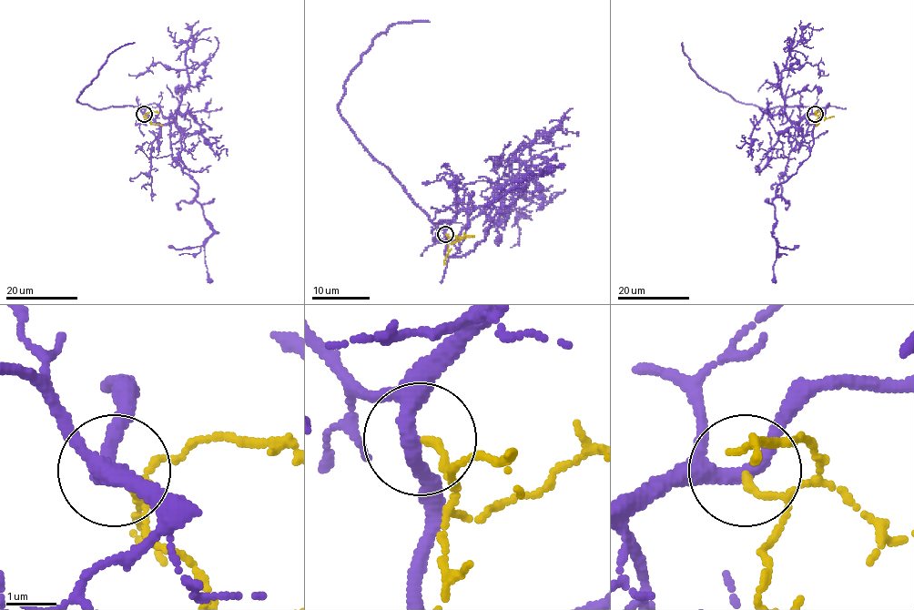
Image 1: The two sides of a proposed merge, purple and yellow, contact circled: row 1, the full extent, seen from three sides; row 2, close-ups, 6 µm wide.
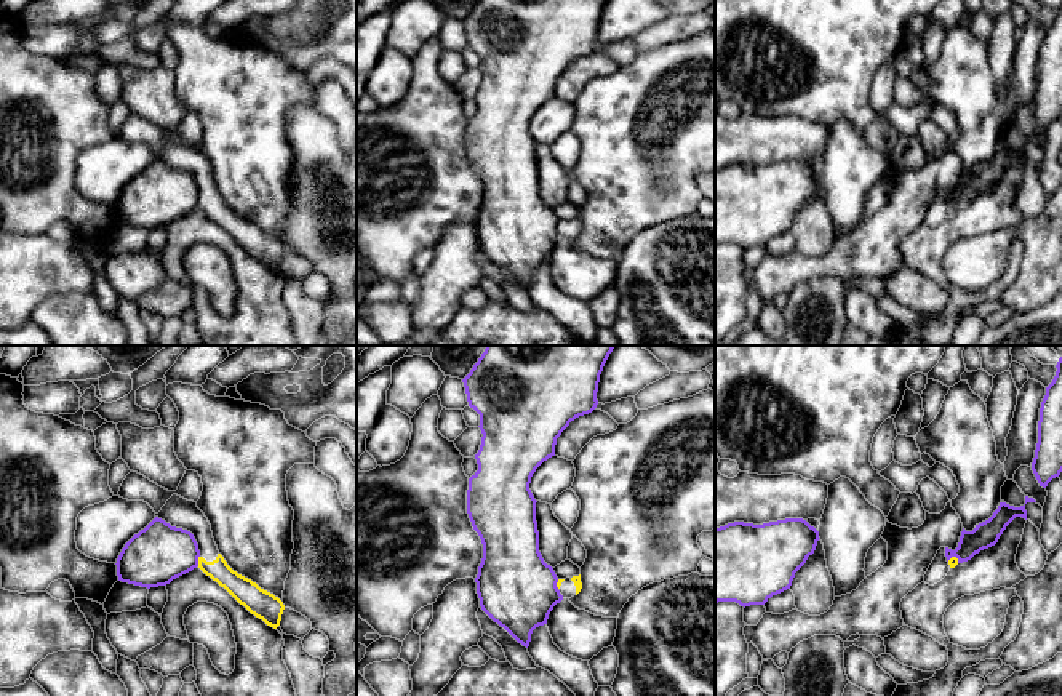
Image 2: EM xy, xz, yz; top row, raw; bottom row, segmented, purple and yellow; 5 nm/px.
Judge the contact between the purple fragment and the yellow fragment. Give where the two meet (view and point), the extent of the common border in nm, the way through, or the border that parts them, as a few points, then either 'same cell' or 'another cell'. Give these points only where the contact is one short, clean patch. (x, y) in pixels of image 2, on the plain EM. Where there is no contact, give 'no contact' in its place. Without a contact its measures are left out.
contact xy (197, 202); length 60 nm; border xy (199, 197), (197, 207); another cell

